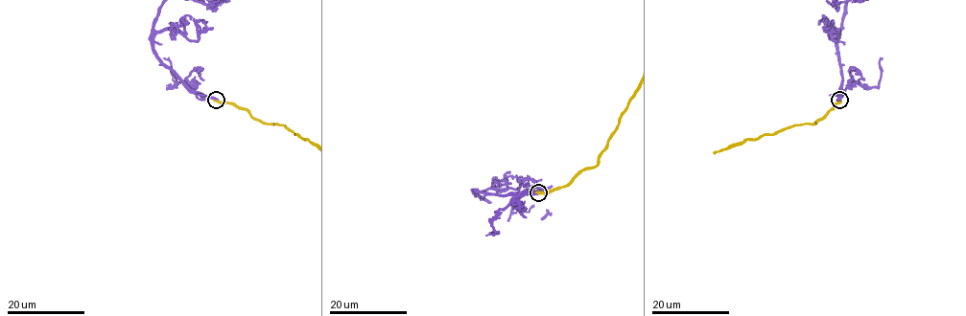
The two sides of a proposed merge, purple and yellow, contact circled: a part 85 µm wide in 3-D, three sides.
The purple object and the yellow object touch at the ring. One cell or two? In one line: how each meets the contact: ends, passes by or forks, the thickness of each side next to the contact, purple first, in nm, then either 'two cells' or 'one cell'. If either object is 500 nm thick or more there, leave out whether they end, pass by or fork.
purple ends there; yellow ends there; 440 nm thick on the purple side, 440 nm on the other; two cells

